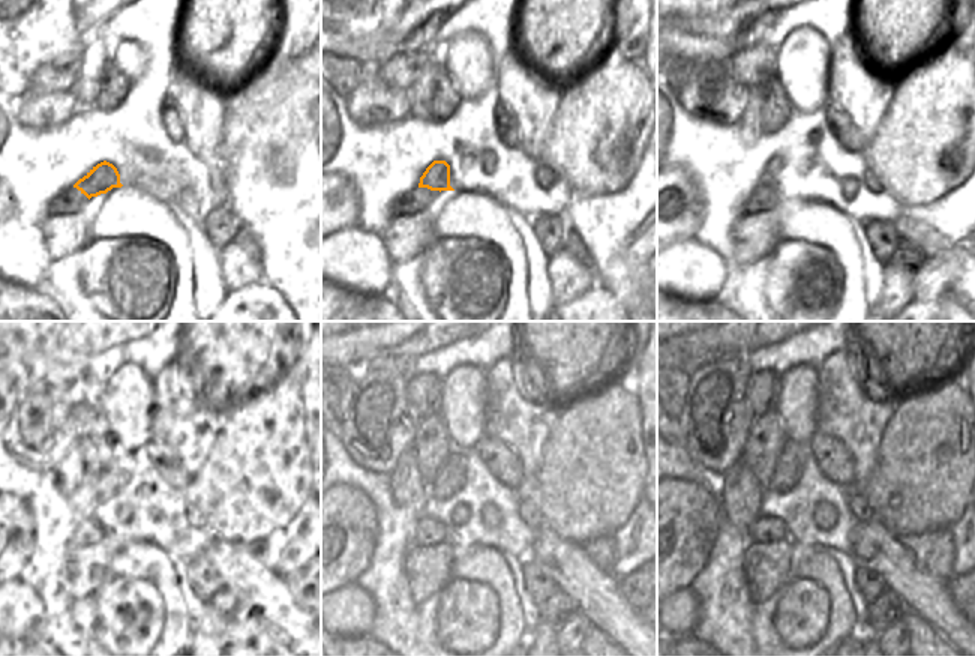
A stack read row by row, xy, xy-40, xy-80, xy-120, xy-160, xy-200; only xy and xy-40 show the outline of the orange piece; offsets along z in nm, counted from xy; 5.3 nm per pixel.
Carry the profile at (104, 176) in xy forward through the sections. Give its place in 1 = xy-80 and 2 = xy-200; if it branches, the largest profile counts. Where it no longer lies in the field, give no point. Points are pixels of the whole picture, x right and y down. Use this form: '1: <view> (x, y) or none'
1: xy-80 (774, 165)
2: xy-200 (791, 461)

